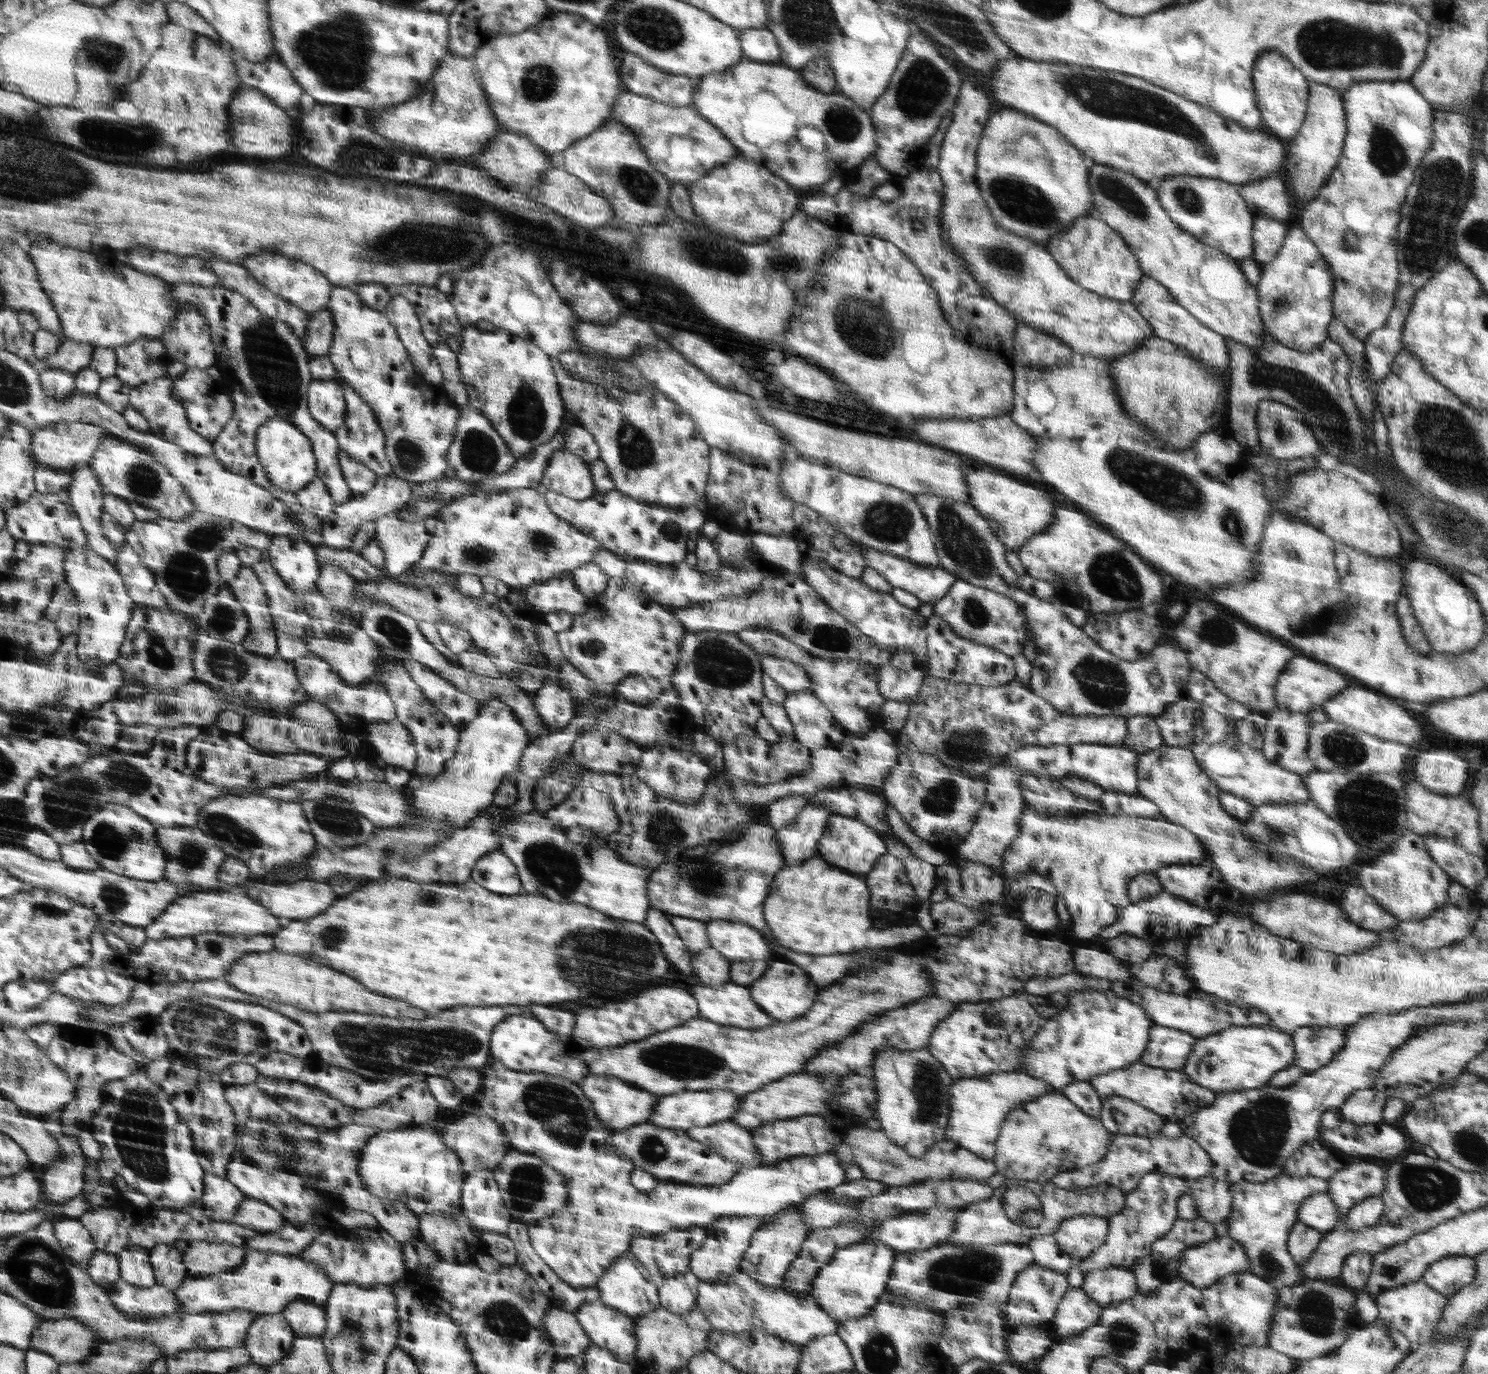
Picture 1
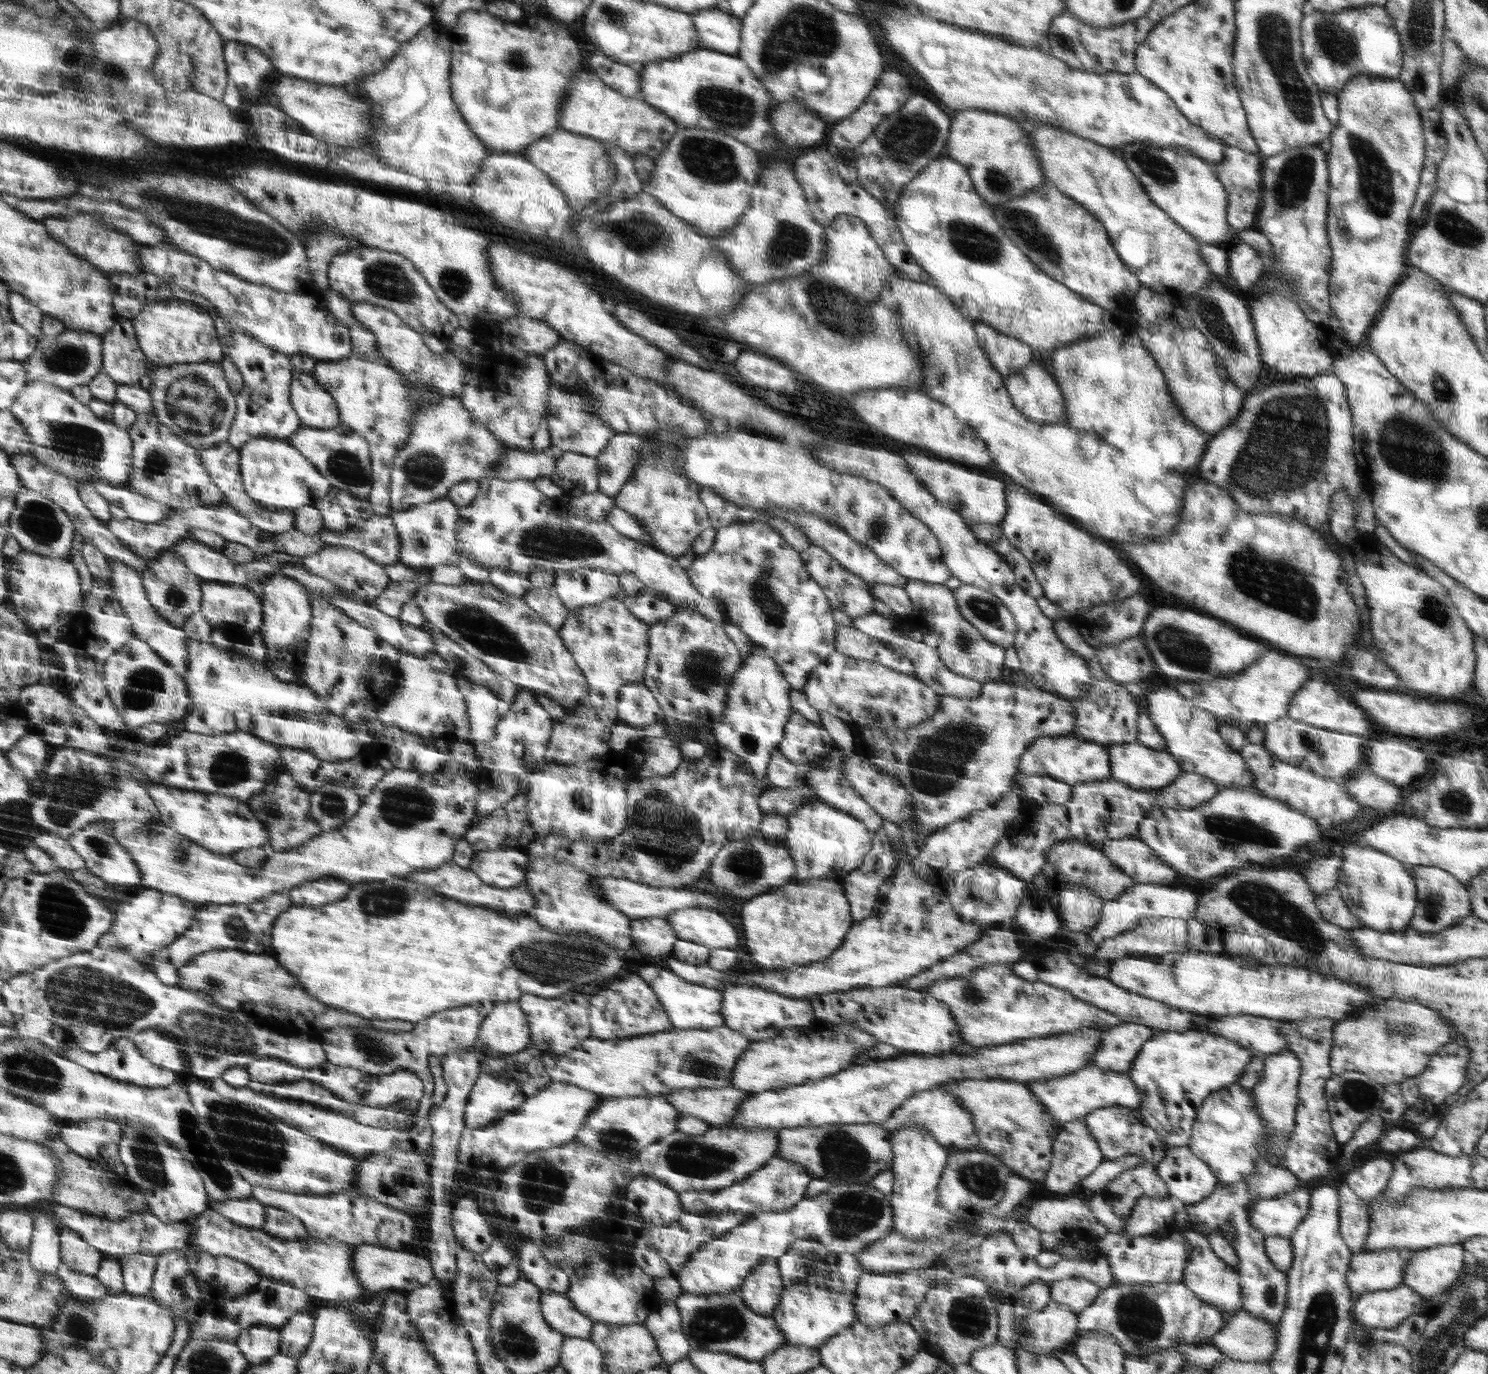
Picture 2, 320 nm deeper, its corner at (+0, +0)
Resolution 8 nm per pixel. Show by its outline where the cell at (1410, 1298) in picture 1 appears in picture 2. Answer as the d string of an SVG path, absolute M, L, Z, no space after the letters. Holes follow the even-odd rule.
M1400 1284L1388 1290L1375 1290L1358 1297L1352 1307L1357 1326L1371 1335L1376 1329L1394 1329L1409 1316L1421 1314L1424 1297Z

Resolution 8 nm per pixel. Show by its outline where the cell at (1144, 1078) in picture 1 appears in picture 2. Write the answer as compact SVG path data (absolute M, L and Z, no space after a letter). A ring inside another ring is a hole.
M1094 1065L1079 1068L1074 1072L1055 1076L1049 1079L1032 1081L1026 1084L1031 1093L1045 1106L1049 1115L1052 1116L1055 1126L1062 1127L1067 1122L1081 1120L1097 1108L1112 1105L1127 1106L1137 1110L1141 1096L1134 1086L1131 1078L1124 1072L1106 1072Z

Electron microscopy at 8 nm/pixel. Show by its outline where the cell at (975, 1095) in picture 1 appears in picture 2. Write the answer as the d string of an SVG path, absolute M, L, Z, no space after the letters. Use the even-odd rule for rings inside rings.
M936 1086L928 1090L916 1091L906 1102L902 1103L890 1118L884 1120L882 1126L889 1132L899 1130L903 1126L921 1126L929 1130L933 1136L945 1147L955 1146L959 1150L980 1149L979 1137L975 1135L975 1125L972 1122L971 1112L963 1108L963 1104L947 1090Z

